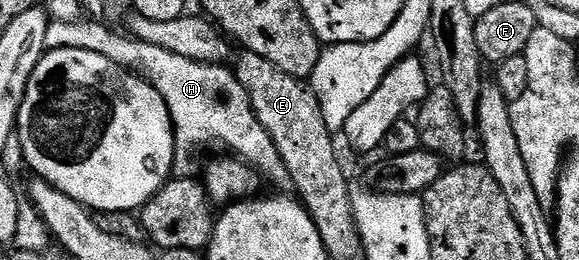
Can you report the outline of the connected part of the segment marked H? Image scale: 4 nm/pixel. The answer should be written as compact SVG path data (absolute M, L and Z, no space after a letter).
M85 18L73 23L52 21L45 36L47 49L87 49L108 58L119 68L138 70L150 81L165 100L171 124L174 126L176 147L172 179L191 180L200 173L200 164L185 156L185 147L217 142L259 171L262 177L268 177L276 191L287 194L294 189L288 168L281 160L277 148L273 146L268 132L256 118L245 88L241 86L230 67L193 62L126 33L116 34L103 23L105 22L97 18Z

